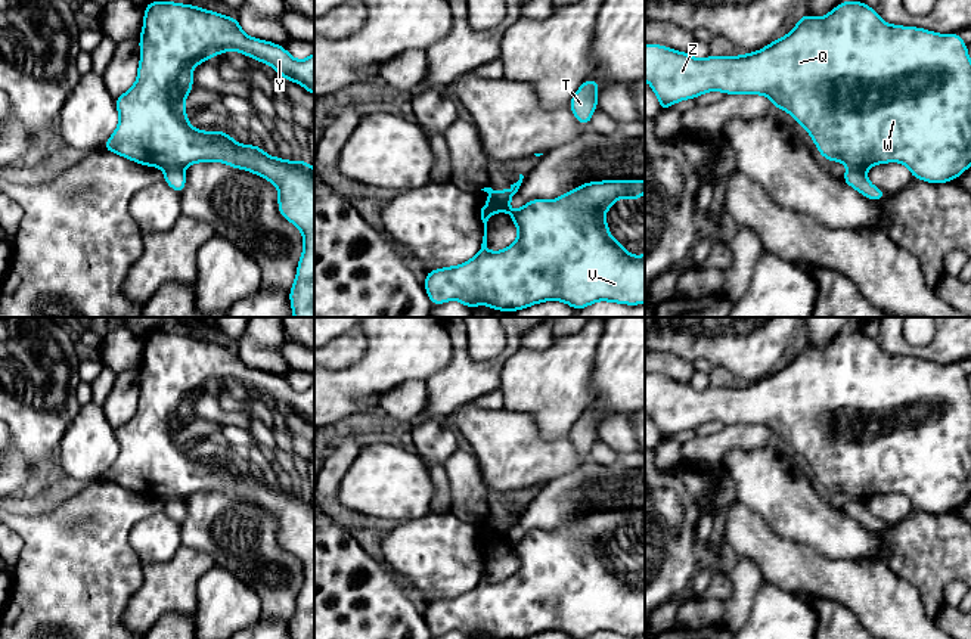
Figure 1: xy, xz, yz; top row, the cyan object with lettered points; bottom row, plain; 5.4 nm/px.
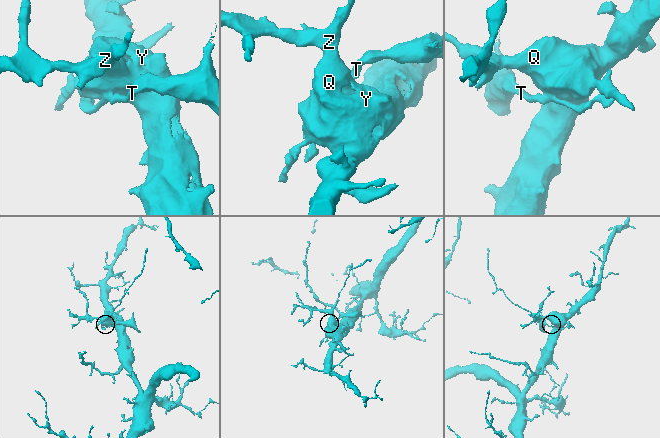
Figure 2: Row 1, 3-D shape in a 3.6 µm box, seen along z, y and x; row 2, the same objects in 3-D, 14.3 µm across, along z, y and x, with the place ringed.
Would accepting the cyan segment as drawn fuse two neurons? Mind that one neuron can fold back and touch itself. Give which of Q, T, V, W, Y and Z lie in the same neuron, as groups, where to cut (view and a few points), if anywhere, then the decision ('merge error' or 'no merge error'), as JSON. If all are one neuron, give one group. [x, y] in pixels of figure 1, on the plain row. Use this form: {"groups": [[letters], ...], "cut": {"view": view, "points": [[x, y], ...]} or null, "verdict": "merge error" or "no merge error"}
{"groups": [["Q", "V", "W", "Y", "Z"], ["T"]], "cut": {"view": "xy", "points": [[182, 498], [168, 498], [166, 501]]}, "verdict": "merge error"}

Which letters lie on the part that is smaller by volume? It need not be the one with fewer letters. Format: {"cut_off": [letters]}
{"cut_off": ["T"]}

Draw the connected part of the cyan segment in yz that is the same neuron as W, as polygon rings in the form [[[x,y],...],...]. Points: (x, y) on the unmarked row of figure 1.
[[[843,331],[823,348],[815,348],[801,344],[798,354],[784,367],[775,369],[766,378],[741,387],[707,387],[695,390],[691,384],[673,381],[663,375],[645,375],[645,410],[654,421],[660,441],[667,441],[671,435],[697,429],[699,425],[719,421],[723,425],[761,425],[773,432],[775,441],[782,440],[801,455],[816,475],[818,483],[829,493],[840,491],[849,499],[866,502],[877,494],[902,493],[912,508],[933,515],[956,511],[971,497],[971,390],[968,378],[958,363],[939,365],[919,357],[891,356],[884,353],[875,339],[866,336],[862,331]]]

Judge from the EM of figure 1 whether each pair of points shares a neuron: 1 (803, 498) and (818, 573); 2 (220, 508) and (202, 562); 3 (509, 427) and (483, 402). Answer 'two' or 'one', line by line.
1: two
2: two
3: two

